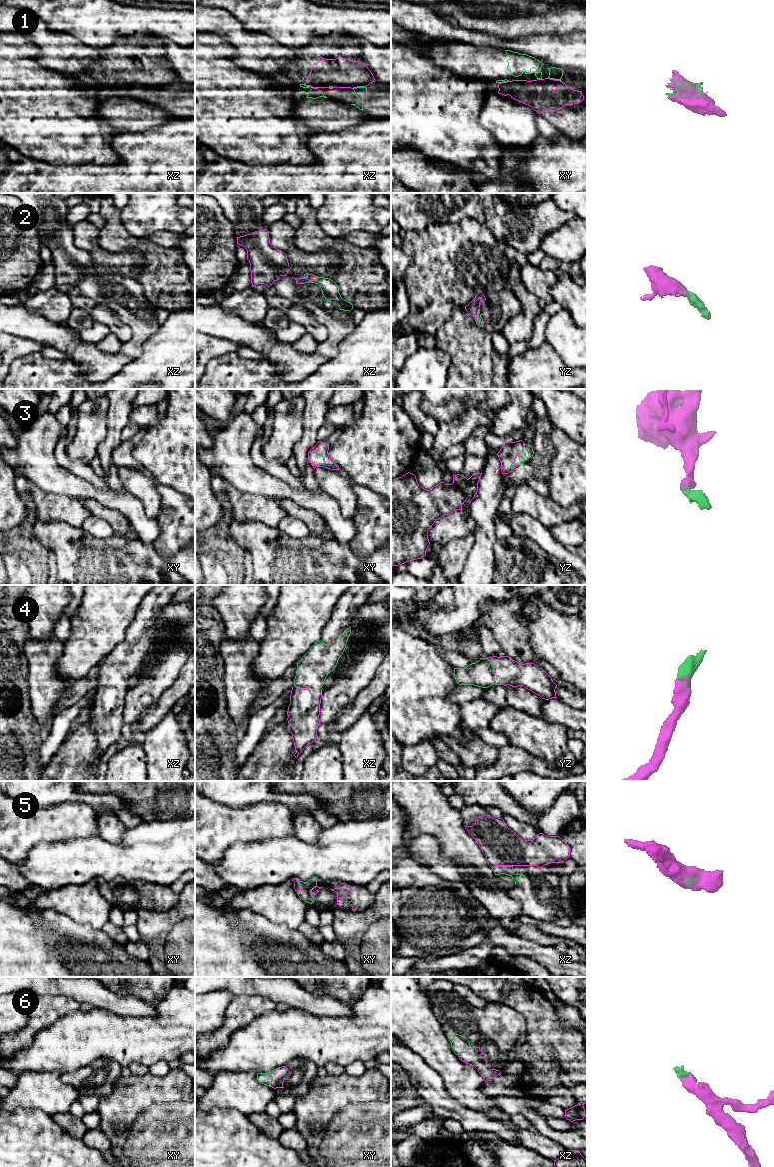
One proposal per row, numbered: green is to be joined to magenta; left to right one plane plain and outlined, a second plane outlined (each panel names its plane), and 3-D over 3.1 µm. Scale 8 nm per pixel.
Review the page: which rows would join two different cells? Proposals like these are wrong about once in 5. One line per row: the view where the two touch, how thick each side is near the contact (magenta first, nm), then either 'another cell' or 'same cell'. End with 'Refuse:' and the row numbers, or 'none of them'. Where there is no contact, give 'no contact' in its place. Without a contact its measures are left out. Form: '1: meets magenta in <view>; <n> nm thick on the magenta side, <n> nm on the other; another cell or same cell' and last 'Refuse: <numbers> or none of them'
1: meets magenta in xz; 220 nm thick on the magenta side, 90 nm on the other; another cell
2: meets magenta in yz; 100 nm thick on the magenta side, 60 nm on the other; same cell
3: meets magenta in xy; 90 nm thick on the magenta side, 90 nm on the other; same cell
4: meets magenta in xz; 260 nm thick on the magenta side, 240 nm on the other; same cell
5: meets magenta in xz; 300 nm thick on the magenta side, 80 nm on the other; same cell
6: meets magenta in xy; 100 nm thick on the magenta side, 100 nm on the other; same cell
Refuse: 1

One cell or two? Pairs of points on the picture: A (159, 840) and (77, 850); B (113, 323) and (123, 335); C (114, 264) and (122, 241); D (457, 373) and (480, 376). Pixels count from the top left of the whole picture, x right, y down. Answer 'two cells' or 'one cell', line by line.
A: one cell
B: one cell
C: two cells
D: one cell

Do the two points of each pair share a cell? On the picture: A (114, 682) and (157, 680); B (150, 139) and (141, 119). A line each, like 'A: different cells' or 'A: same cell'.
A: different cells
B: different cells

